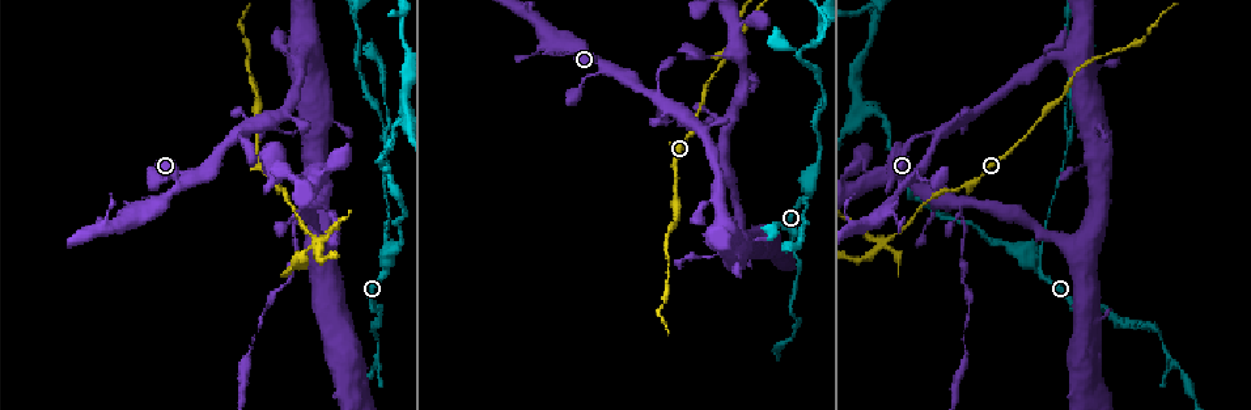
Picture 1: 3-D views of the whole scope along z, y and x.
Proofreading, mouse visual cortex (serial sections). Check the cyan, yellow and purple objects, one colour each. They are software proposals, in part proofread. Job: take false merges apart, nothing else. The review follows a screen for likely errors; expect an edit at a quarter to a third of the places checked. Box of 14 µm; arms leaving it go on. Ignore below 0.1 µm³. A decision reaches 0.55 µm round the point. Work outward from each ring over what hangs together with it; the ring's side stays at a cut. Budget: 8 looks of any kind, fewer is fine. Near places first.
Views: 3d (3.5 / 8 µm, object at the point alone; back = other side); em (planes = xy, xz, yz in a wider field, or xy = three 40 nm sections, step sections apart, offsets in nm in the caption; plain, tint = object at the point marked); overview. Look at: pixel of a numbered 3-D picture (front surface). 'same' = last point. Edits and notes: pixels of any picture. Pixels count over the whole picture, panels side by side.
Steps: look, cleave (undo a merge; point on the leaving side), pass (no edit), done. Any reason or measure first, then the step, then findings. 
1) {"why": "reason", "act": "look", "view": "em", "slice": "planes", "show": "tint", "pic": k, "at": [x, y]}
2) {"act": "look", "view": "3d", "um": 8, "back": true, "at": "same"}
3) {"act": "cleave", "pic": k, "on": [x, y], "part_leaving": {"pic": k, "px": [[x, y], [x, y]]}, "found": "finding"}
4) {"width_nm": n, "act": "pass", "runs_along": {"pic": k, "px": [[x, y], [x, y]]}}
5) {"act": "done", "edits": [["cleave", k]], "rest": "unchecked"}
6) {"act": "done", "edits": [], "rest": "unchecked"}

{"why": "three-way junction", "act": "look", "view": "3d", "um": 3.5, "pic": 1, "at": [885, 243]}

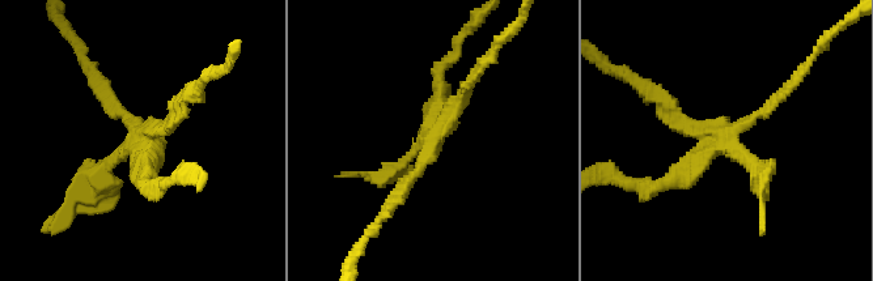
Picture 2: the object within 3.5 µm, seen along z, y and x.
{"why": "now the EM", "act": "look", "view": "em", "slice": "xy", "step": 3, "show": "tint", "pic": 2, "at": [149, 131]}

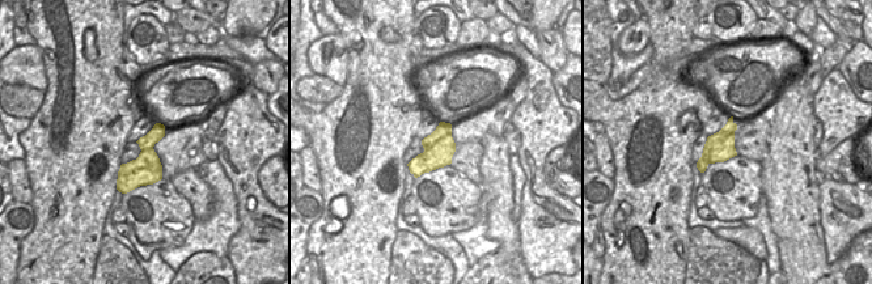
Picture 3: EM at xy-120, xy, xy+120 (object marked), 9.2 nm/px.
{"act": "look", "view": "em", "slice": "xy", "step": 5, "show": "tint", "at": "same"}

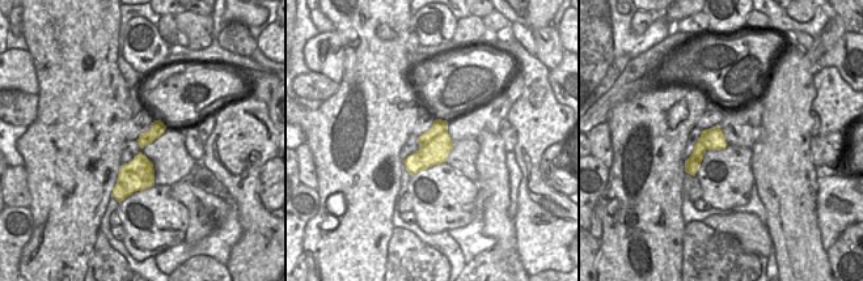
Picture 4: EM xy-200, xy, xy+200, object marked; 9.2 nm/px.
{"width_nm": 280, "act": "cleave", "pic": 2, "on": [393, 171], "border": {"pic": 4, "px": [[447, 130], [421, 149]]}, "found": "a second cell is stuck on"}

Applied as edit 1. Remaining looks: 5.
{"act": "look", "view": "overview"}

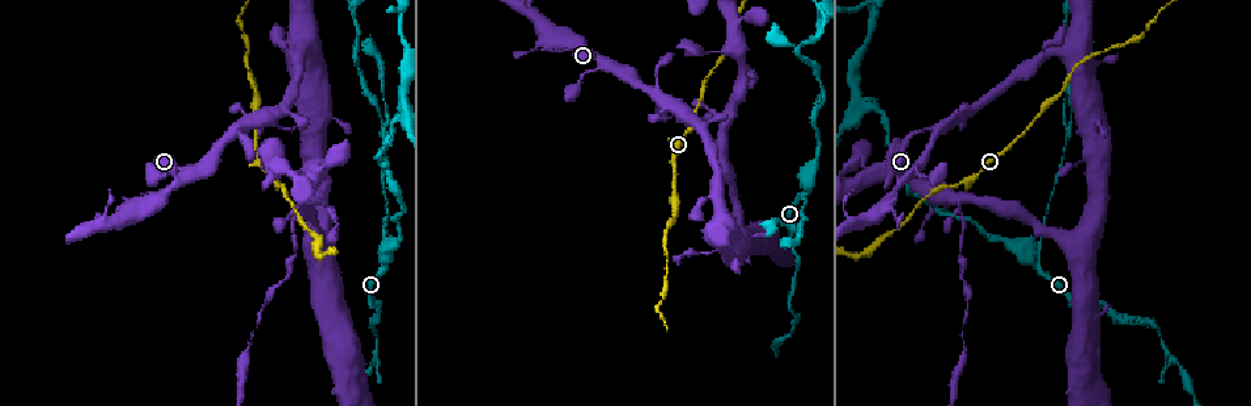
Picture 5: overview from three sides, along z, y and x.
{"why": "side arm on a straight run", "act": "look", "view": "3d", "um": 3.5, "pic": 5, "at": [966, 201]}

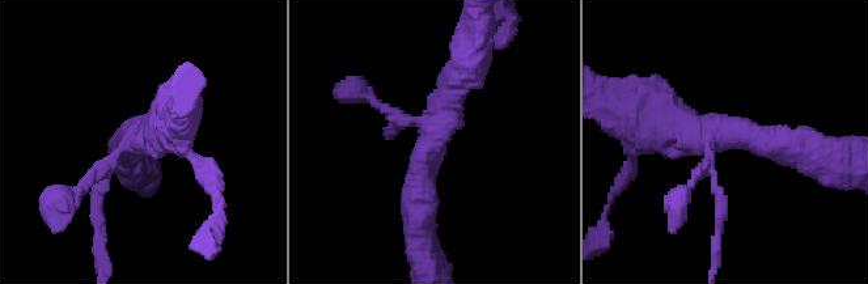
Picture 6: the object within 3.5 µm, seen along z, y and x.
{"arms": 3, "arm_widths_nm": [150, 400, 400], "why": "now the EM", "act": "look", "view": "em", "slice": "xy", "step": 2, "show": "tint", "pic": 6, "at": [719, 138]}

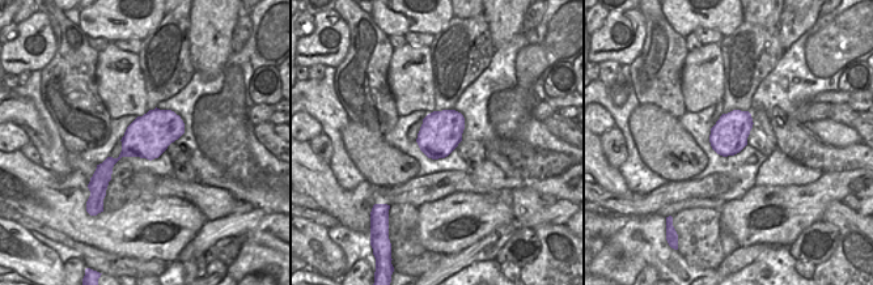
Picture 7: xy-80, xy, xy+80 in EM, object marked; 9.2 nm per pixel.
{"act": "cleave", "pic": 6, "on": [94, 217], "part_leaving": {"pic": 6, "px": [[106, 181], [98, 193], [102, 266]]}, "found": "two cells meet here"}

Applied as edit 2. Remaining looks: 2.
{"why": "three-way junction", "act": "look", "view": "3d", "um": 8, "pic": 5, "at": [806, 191]}

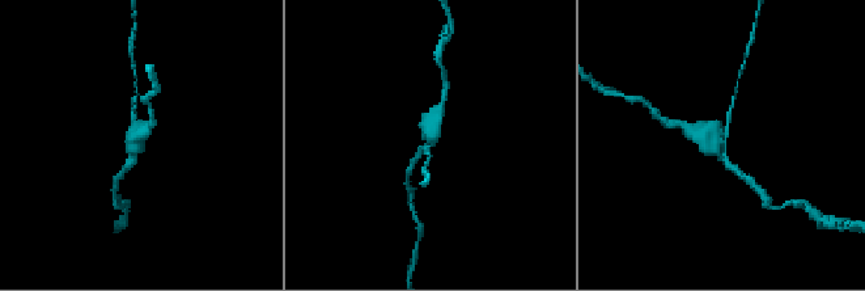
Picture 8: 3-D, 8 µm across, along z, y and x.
{"arms": 3, "arm_widths_nm": [100, 200, 400], "why": "shape alone is not enough", "act": "look", "view": "em", "slice": "xy", "step": 1, "show": "tint", "pic": 8, "at": [723, 142]}

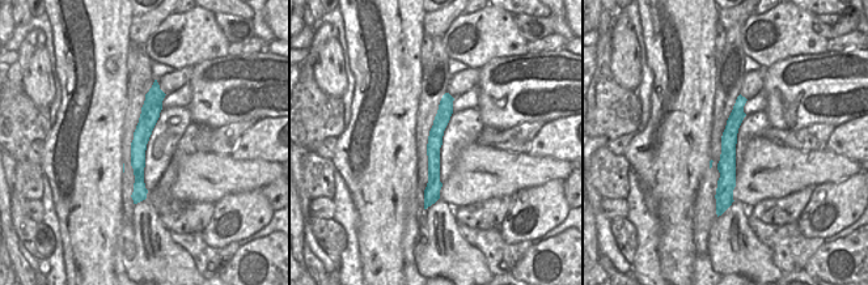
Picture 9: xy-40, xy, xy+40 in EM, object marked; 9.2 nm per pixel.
{"act": "cleave", "pic": 8, "on": [134, 105], "found": "a second cell is stuck on"}

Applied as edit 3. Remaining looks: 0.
{"act": "done", "edits": [["cleave", 2], ["cleave", 6], ["cleave", 8]], "rest": "unchecked"}

